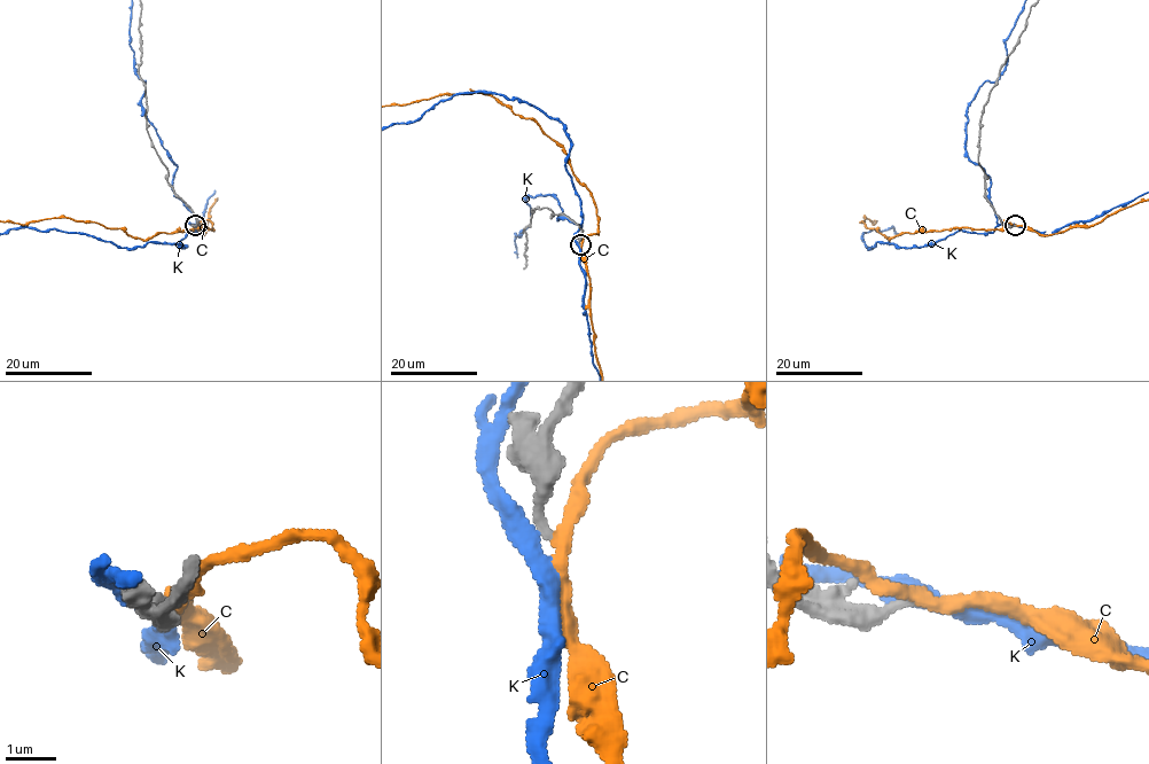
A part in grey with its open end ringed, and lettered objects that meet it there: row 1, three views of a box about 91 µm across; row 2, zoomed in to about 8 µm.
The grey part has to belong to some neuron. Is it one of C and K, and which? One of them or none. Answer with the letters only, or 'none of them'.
C

